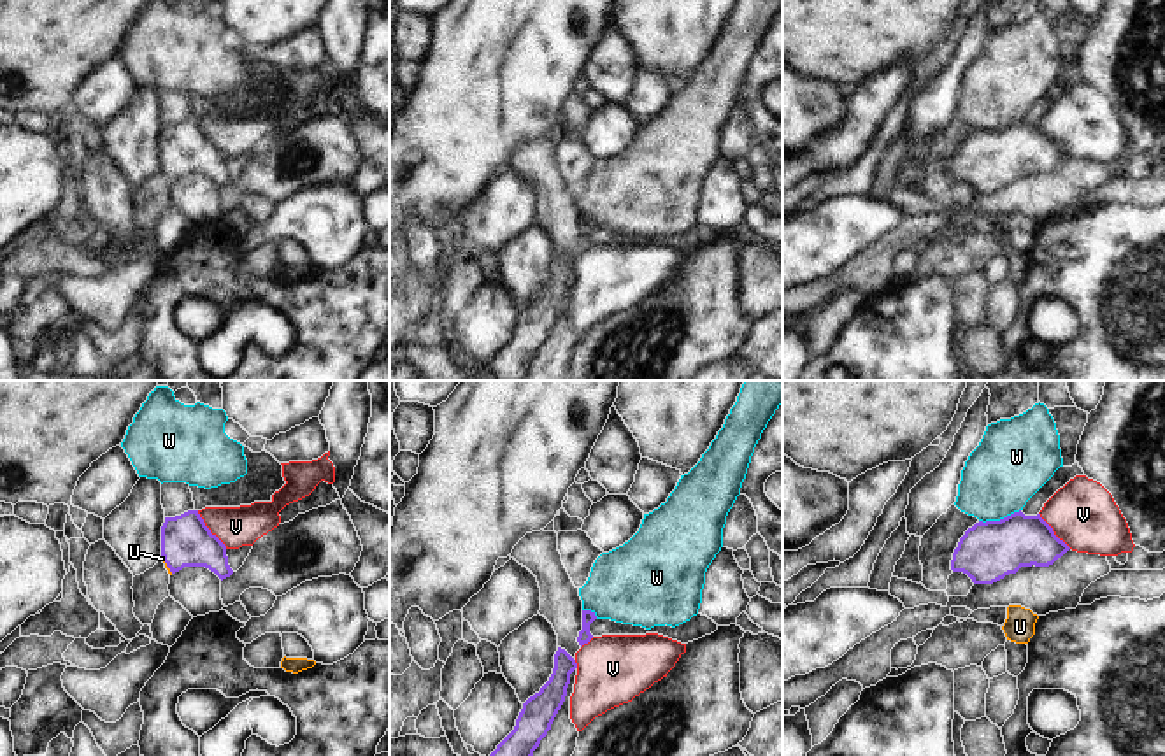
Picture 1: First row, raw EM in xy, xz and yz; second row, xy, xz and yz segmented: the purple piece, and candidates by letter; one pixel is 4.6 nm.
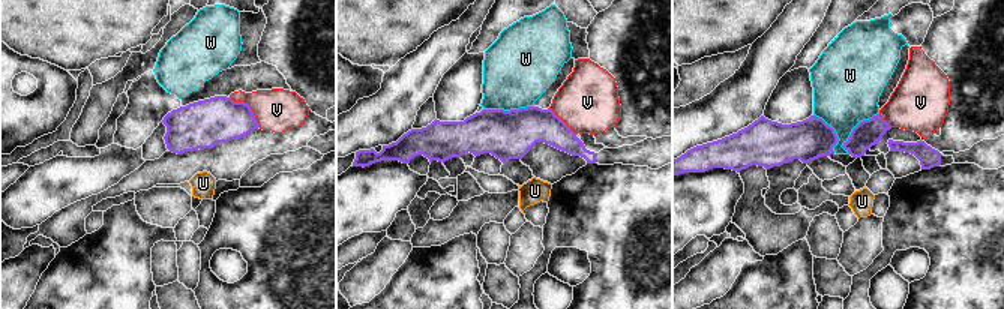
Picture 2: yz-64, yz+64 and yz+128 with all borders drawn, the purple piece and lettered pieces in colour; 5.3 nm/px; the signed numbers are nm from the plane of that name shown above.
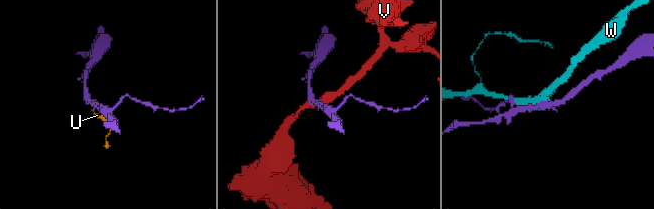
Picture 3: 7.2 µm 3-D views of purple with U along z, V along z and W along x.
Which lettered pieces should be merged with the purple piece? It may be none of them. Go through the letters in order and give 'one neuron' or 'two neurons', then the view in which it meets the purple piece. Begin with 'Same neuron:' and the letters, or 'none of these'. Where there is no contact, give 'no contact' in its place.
Same neuron: U
U: one neuron | xy
V: two neurons | xy
W: two neurons | yz

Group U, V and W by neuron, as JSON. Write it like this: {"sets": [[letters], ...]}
{"sets": [["U"], ["V"], ["W"]]}

